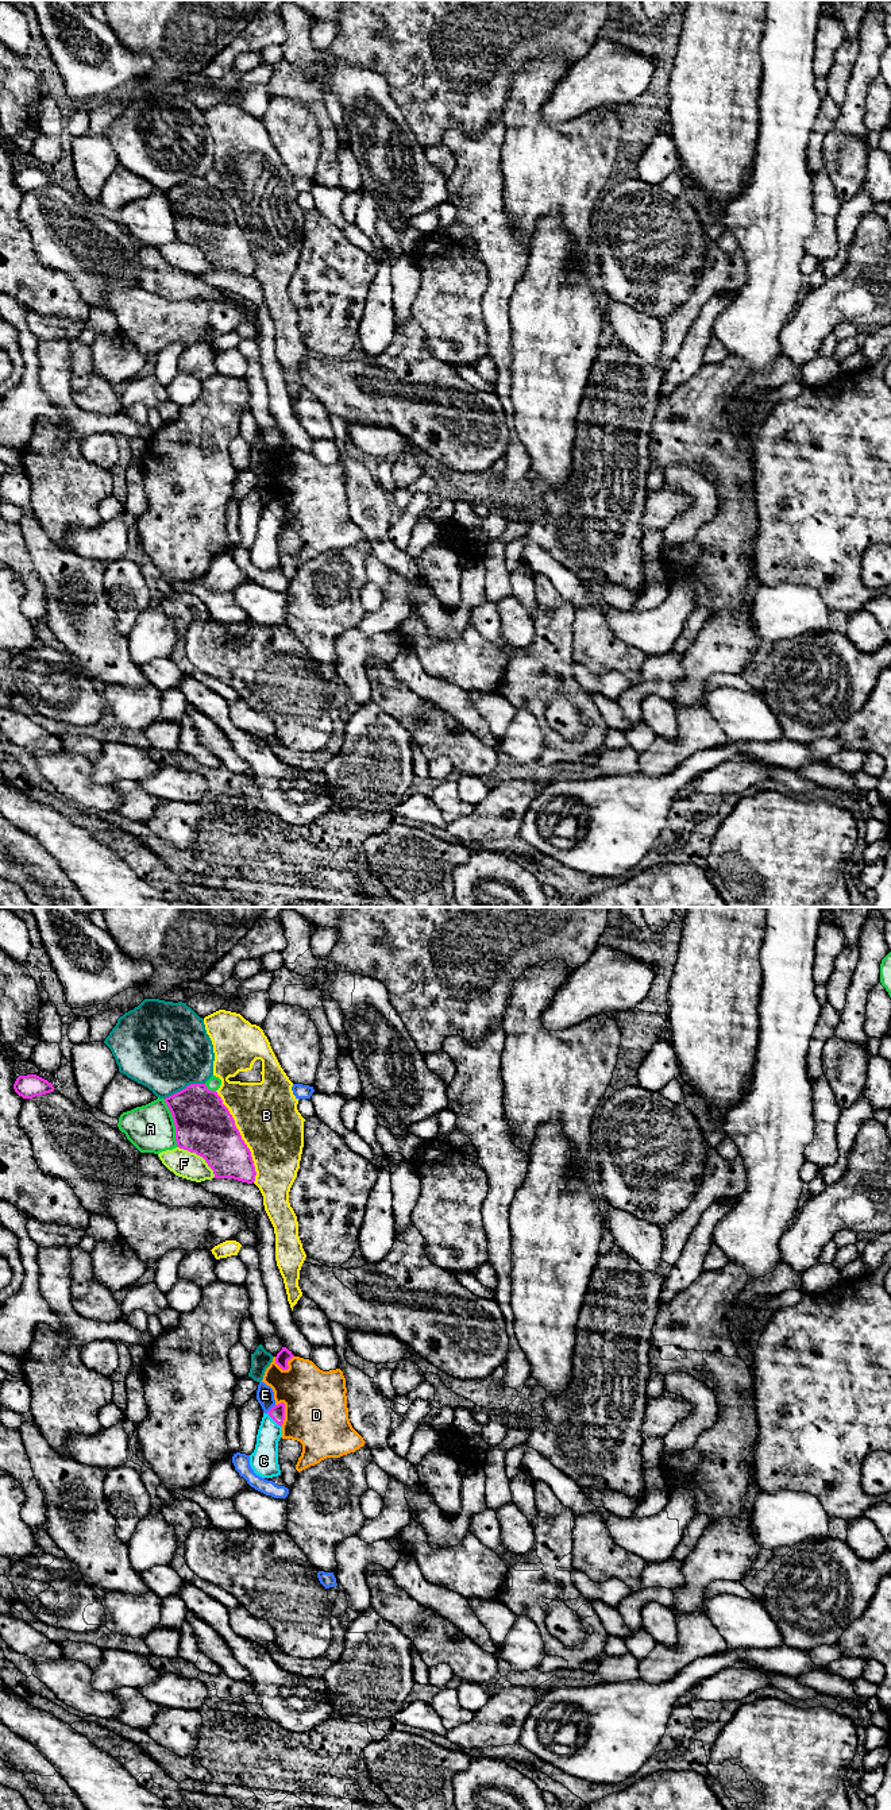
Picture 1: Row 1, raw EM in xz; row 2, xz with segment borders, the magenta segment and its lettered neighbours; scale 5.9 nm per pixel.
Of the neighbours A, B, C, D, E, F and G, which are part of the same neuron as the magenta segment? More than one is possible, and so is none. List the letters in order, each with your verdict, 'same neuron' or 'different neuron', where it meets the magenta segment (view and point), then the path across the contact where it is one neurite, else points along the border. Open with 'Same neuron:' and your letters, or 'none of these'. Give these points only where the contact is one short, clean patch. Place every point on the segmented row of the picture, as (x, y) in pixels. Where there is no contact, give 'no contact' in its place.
Same neuron: C
A: different neuron; contact xz (174, 1123)
B: different neuron; contact xz (240, 1137)
C: same neuron; contact xz (274, 1420); way xz (277, 1413), (274, 1420), (267, 1436), (263, 1461)
D: different neuron; contact xz (286, 1369); border xz (293, 1355), (286, 1369), (281, 1369), (274, 1362)
E: different neuron; contact xz (272, 1408)
F: different neuron; contact xz (200, 1156)
G: different neuron; contact xz (185, 1088)

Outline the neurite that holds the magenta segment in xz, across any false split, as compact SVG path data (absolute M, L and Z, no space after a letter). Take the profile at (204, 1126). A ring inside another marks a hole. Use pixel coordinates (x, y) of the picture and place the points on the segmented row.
M190 1084L163 1100L171 1112L180 1149L202 1157L213 1170L213 1178L234 1178L247 1184L255 1181L256 1172L251 1151L217 1092L209 1091L205 1084Z

